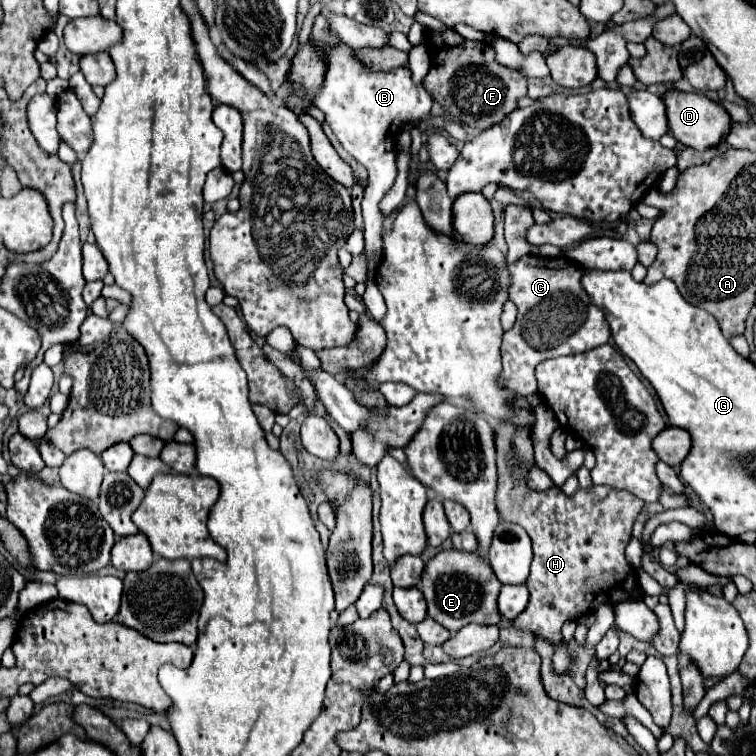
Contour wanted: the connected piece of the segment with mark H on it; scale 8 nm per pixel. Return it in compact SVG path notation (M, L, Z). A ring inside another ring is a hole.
M497 423L495 445L499 471L497 511L503 521L517 523L527 531L535 553L531 575L525 583L531 599L527 609L513 621L513 627L561 643L563 623L591 615L607 603L641 601L637 577L625 559L625 547L643 501L627 491L599 485L591 485L589 489L579 487L573 497L567 497L561 489L533 491L527 485L527 475L535 467L529 425L513 427L513 423ZM619 587L623 587L623 595L607 595Z

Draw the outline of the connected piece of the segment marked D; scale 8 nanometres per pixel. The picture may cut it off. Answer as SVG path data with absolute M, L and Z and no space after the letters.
M671 91L663 97L663 101L667 105L669 129L679 143L683 143L695 151L707 151L711 147L717 147L721 141L725 141L725 135L729 135L729 127L733 125L731 115L719 103L707 99L705 95Z

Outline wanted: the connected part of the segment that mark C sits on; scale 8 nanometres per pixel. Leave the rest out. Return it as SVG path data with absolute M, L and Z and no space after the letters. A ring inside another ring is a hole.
M525 255L519 261L509 265L511 287L509 301L519 309L515 325L503 335L503 371L499 383L505 391L531 397L537 391L535 367L551 357L575 355L609 341L609 325L601 311L589 301L579 279L583 275L581 265L573 263L567 257L535 257ZM529 311L529 333L525 329L525 315Z

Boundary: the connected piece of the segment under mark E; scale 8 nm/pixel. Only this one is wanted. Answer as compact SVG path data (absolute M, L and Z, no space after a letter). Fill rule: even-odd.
M441 551L435 555L423 571L423 595L427 601L429 615L449 629L451 633L459 631L469 623L477 625L497 625L501 613L497 611L497 595L501 583L495 579L493 569L477 555L469 555L463 551Z

